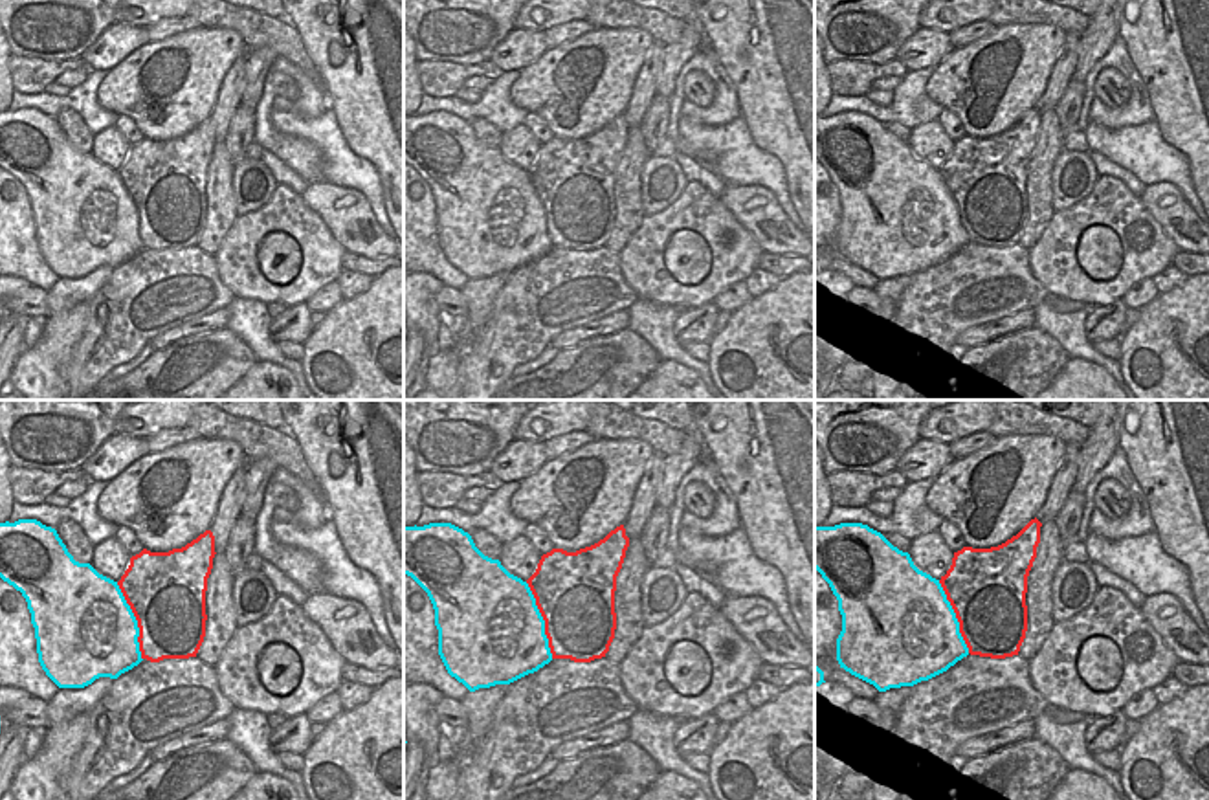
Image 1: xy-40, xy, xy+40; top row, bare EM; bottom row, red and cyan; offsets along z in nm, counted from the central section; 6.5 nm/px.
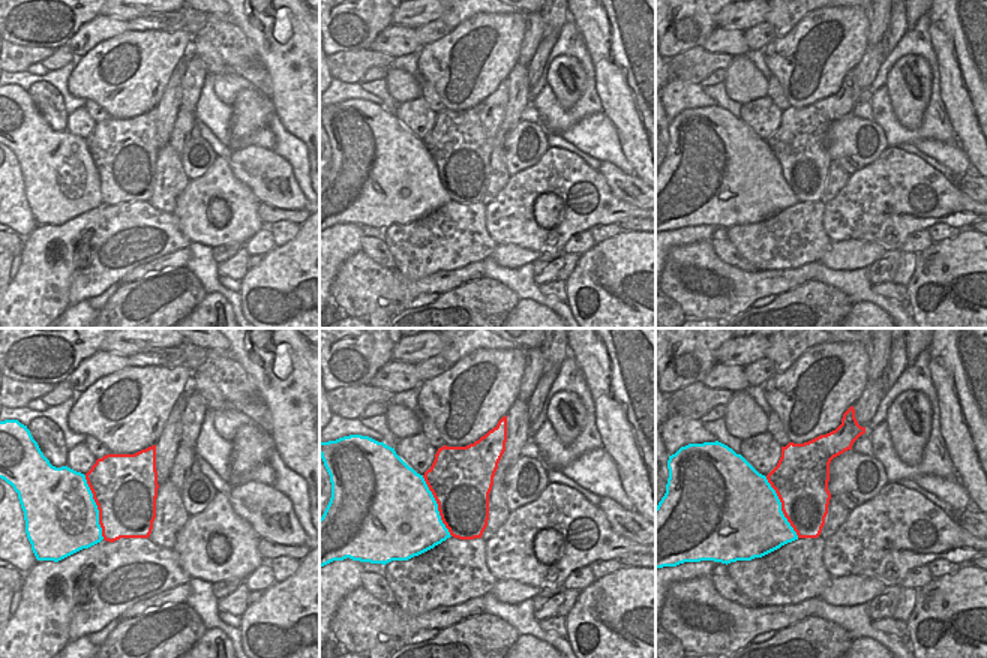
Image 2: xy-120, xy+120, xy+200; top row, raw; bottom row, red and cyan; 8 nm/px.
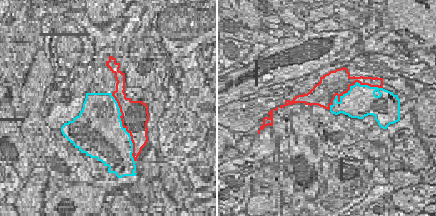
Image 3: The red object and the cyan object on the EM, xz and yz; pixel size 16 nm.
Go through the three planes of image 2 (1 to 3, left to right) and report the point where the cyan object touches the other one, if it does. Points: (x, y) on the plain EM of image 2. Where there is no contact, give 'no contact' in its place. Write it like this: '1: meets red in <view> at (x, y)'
1: meets red in xy-120 at (98, 171)
2: meets red in xy+120 at (438, 170)
3: meets red in xy+200 at (782, 171)

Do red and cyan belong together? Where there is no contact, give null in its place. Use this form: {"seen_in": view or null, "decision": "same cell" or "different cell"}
{"seen_in": "xy-40", "decision": "different cell"}

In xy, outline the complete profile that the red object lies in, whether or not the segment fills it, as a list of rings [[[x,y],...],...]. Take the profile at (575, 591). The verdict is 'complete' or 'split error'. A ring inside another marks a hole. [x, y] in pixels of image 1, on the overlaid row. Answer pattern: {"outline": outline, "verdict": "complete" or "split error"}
{"outline": [[[620,525],[591,547],[576,552],[552,549],[541,556],[536,572],[527,583],[545,620],[545,635],[549,639],[552,659],[591,662],[605,657],[615,639],[616,576],[622,569],[627,547],[629,538],[626,536],[624,525]]], "verdict": "complete"}

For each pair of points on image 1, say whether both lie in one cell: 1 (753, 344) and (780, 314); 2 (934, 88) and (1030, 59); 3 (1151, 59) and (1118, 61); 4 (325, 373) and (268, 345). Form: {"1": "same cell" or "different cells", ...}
{"1": "same cell", "2": "same cell", "3": "different cells", "4": "different cells"}

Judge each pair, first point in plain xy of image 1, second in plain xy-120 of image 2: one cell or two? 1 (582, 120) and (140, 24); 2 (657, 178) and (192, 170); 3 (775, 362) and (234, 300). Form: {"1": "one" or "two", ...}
{"1": "two", "2": "one", "3": "two"}

